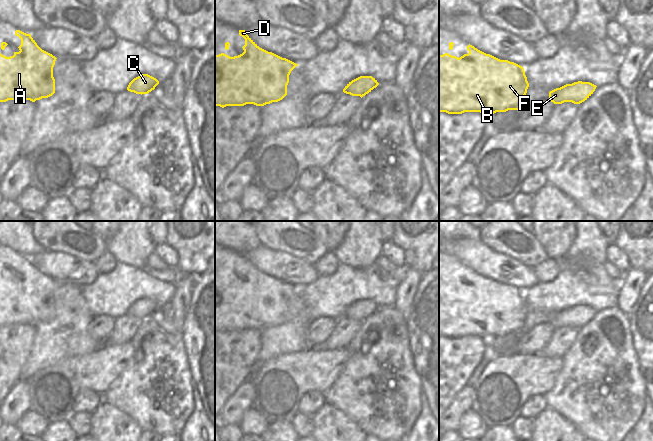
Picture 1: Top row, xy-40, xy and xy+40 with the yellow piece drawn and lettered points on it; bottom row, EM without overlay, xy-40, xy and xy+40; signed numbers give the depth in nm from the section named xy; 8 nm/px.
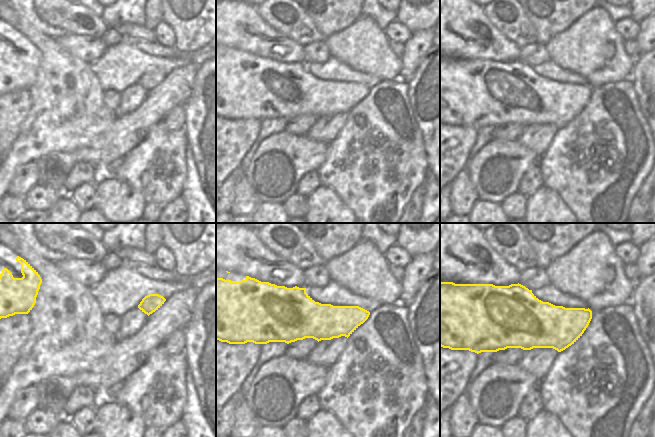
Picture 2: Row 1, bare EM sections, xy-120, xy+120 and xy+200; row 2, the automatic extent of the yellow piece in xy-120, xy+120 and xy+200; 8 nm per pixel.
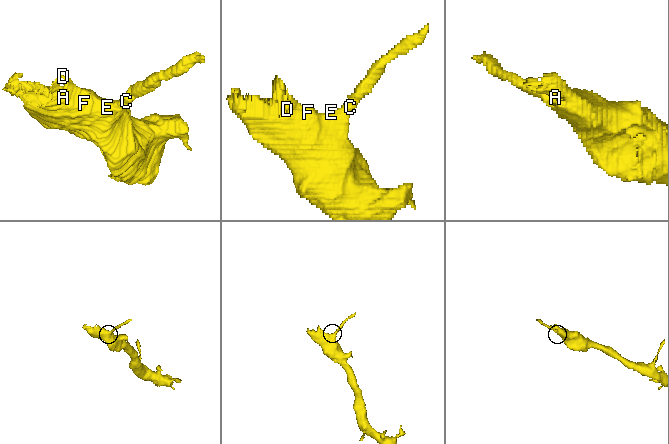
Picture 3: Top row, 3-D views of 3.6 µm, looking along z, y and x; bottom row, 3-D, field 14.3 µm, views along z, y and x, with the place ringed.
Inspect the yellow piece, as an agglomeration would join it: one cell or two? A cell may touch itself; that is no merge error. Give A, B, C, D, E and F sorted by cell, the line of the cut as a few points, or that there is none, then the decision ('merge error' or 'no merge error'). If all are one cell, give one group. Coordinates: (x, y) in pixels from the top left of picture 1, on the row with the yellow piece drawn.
A B C D E F | no cut | no merge error

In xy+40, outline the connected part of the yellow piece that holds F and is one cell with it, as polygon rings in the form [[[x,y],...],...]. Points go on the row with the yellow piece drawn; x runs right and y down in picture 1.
[[[470,44],[466,48],[469,53],[460,58],[448,53],[439,54],[439,112],[480,112],[488,117],[496,112],[520,110],[529,87],[524,68],[486,54]]]

